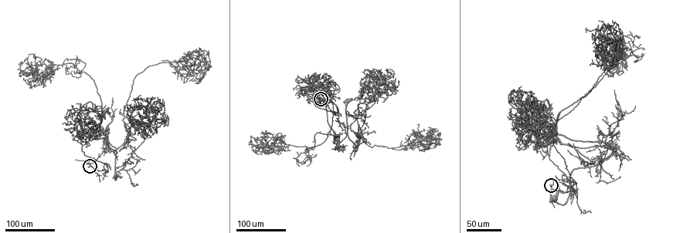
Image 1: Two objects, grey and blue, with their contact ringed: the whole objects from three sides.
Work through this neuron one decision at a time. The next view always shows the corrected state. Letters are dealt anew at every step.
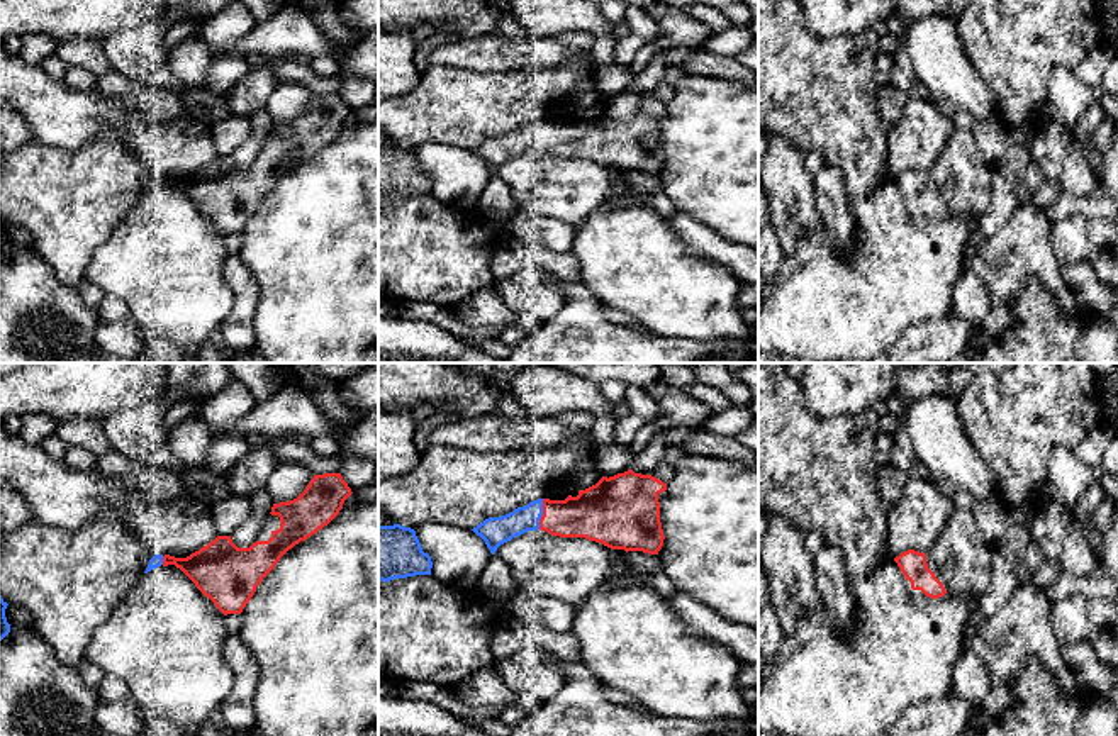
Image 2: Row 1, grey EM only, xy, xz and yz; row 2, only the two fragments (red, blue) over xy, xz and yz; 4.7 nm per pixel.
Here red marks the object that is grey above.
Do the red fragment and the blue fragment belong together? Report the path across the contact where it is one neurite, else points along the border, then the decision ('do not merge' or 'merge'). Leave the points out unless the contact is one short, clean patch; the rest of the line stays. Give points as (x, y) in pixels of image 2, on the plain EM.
merge

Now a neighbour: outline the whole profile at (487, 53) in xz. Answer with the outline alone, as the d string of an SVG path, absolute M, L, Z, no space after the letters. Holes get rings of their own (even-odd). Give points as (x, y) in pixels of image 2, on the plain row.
M497 34L450 41L429 56L429 66L475 71L551 70L565 64L570 51L553 37L507 39Z

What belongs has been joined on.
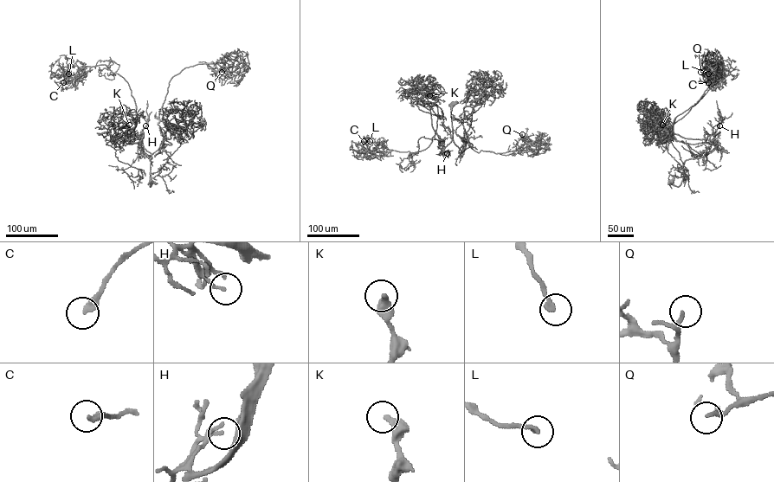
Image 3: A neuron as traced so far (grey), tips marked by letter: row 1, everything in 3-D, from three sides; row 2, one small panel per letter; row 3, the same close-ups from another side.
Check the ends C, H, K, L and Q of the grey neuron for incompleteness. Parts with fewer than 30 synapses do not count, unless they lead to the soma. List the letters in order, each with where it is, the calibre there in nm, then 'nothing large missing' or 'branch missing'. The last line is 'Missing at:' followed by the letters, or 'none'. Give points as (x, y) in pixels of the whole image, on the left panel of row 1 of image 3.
C: place (63, 82); calibre 320 nm; nothing large missing
H: place (145, 125); calibre 140 nm; nothing large missing
K: place (129, 125); calibre 260 nm; nothing large missing
L: place (68, 73); calibre 240 nm; nothing large missing
Q: place (222, 72); calibre 160 nm; nothing large missing
Missing at: none

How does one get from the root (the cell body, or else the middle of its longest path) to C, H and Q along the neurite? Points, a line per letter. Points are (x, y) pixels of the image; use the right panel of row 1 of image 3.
C: (672, 181), (678, 186), (684, 162), (718, 144), (679, 141), (672, 130), (710, 88), (719, 65), (708, 82)
H: (672, 181), (678, 186), (683, 176), (684, 162), (702, 157), (718, 144), (712, 142), (719, 125)
Q: (672, 181), (678, 186), (684, 162), (719, 143), (673, 131), (675, 118), (699, 99), (719, 64), (700, 72)

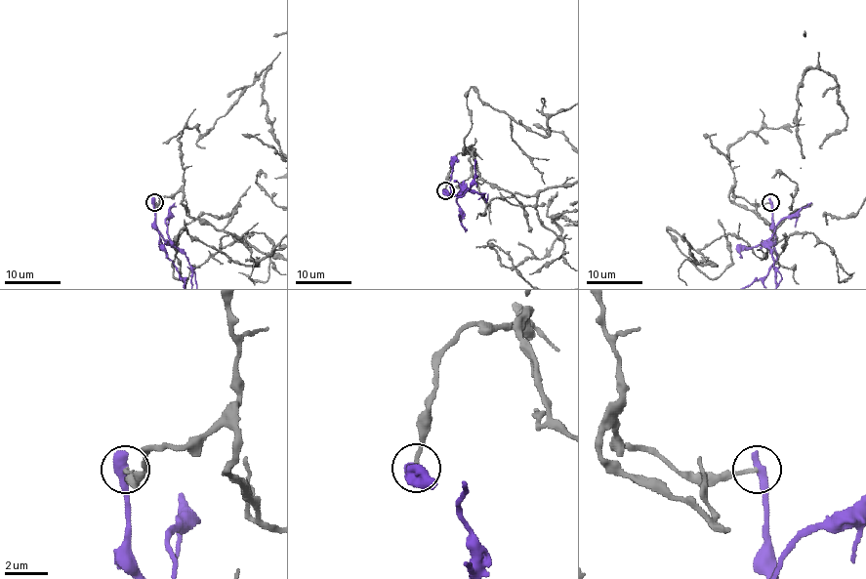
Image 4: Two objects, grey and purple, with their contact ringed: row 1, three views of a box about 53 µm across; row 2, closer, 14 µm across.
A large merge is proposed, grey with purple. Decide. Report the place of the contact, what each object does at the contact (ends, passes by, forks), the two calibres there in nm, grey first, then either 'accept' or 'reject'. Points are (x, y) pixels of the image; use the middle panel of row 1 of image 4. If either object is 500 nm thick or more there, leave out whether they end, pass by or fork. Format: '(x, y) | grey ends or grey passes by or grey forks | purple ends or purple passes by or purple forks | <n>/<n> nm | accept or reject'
(445, 190) | 180/550 nm | reject

